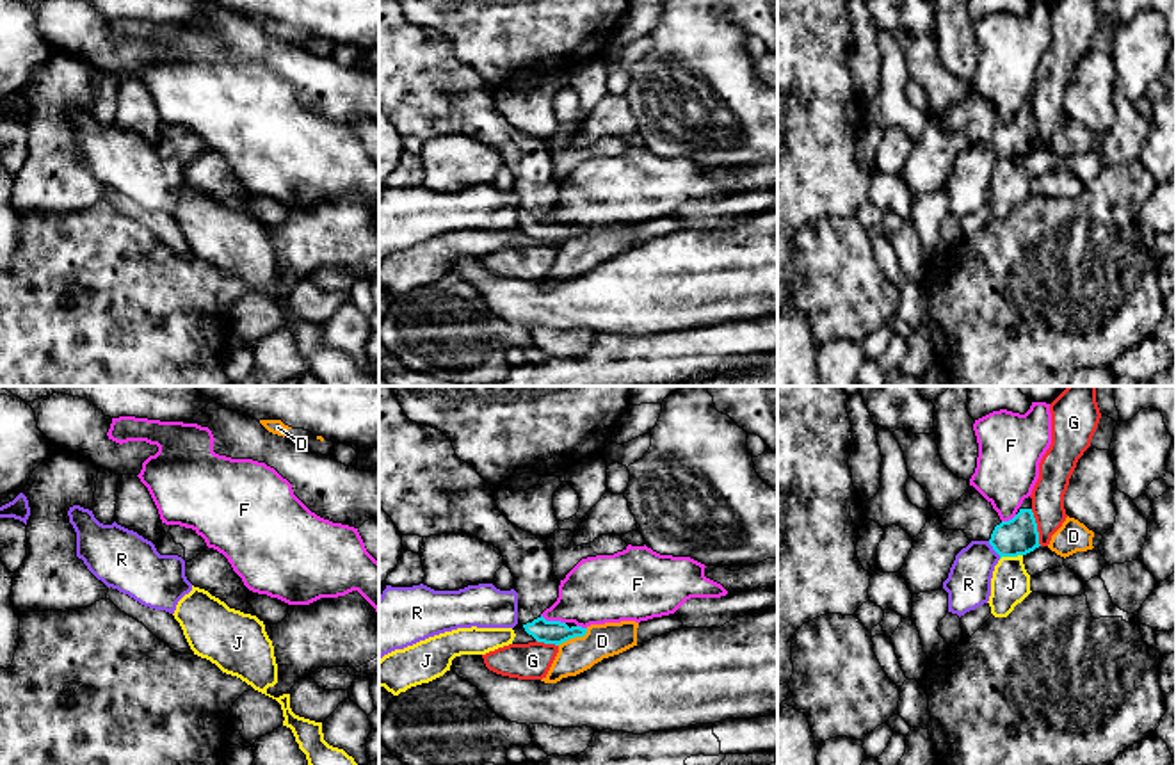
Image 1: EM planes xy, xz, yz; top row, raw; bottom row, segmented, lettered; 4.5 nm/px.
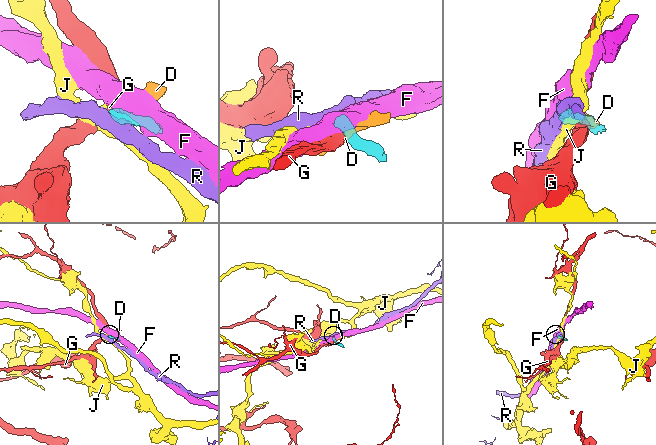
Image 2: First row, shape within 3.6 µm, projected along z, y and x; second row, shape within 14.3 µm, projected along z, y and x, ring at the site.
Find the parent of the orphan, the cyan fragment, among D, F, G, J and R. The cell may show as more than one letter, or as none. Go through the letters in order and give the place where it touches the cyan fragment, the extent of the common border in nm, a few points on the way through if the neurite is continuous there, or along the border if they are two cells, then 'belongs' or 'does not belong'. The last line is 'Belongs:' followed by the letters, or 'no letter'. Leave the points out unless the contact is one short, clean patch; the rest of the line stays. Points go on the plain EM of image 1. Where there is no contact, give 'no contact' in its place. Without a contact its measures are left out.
D: meets cyan in xz at (573, 239); contact 160 nm long; border along xz (588, 230), (582, 237), (557, 246); does not belong
F: meets cyan in xz at (554, 223); contact 120 nm long; border along xz (541, 216), (547, 221), (564, 225); does not belong
G: meets cyan in yz at (1036, 128); contact 180 nm long; border along yz (1031, 111), (1041, 146); does not belong
J: meets cyan in yz at (1011, 157); contact 110 nm long; border along yz (1022, 155), (1000, 161); does not belong
R: meets cyan in yz at (993, 150); contact 100 nm long; border along yz (988, 143), (1000, 159); does not belong
Belongs: no letter

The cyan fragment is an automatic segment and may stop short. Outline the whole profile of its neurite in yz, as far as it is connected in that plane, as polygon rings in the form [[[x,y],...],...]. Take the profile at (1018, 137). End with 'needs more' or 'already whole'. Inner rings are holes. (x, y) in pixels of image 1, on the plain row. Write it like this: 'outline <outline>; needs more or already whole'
outline [[[973,87],[945,112],[929,109],[929,117],[946,132],[963,132],[970,142],[987,142],[1000,160],[1027,157],[1041,148],[1032,110],[1019,110],[1012,121],[1002,123]]]; needs more

